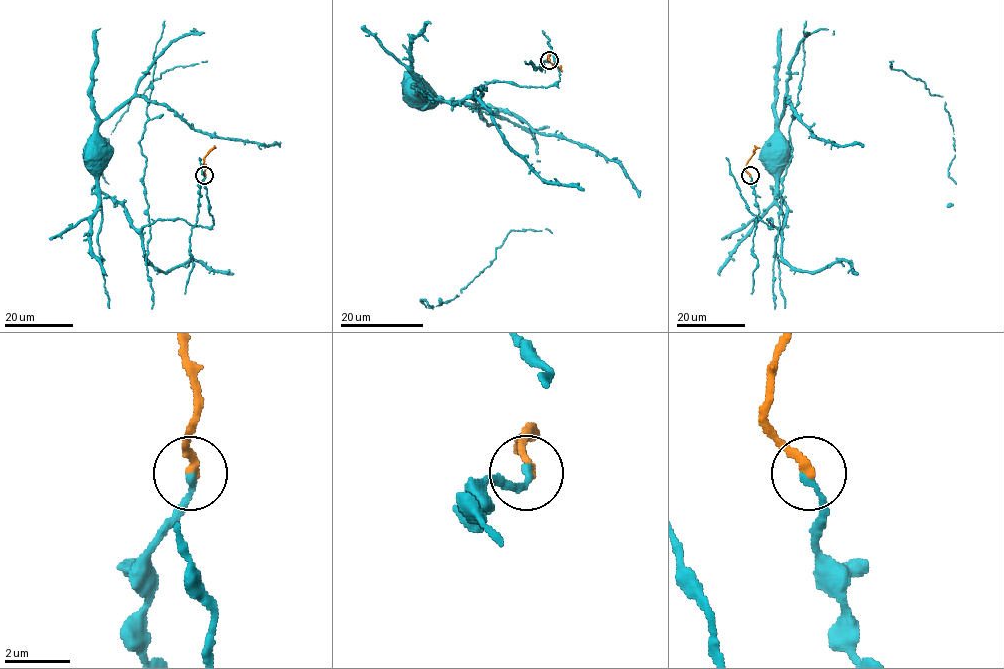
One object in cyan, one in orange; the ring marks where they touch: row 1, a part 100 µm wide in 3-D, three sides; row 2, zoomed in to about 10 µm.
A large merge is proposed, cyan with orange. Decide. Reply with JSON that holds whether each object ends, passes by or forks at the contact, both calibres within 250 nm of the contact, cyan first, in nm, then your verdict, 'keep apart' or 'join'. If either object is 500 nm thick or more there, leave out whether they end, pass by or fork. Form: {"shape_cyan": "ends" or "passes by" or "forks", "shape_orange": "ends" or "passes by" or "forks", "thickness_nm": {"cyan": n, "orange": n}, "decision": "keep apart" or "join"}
{"shape_cyan": "ends", "shape_orange": "ends", "thickness_nm": {"cyan": 220, "orange": 300}, "decision": "join"}

